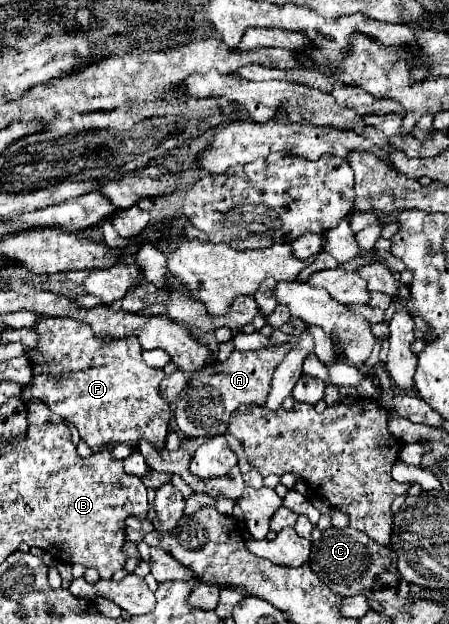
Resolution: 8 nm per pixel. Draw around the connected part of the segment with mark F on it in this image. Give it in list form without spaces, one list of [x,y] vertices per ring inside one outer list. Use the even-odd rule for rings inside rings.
[[[47,317],[37,325],[39,335],[39,347],[27,349],[27,357],[31,359],[33,379],[23,389],[21,397],[31,399],[37,397],[43,401],[53,413],[63,417],[65,421],[75,423],[79,429],[81,439],[93,449],[103,449],[105,443],[113,445],[131,445],[137,447],[139,439],[147,439],[157,449],[165,447],[165,435],[169,425],[169,405],[161,397],[161,381],[165,377],[163,369],[149,367],[141,359],[141,345],[135,337],[123,337],[123,339],[99,339],[93,331],[89,331],[89,325],[75,319],[61,319],[61,317]]]

